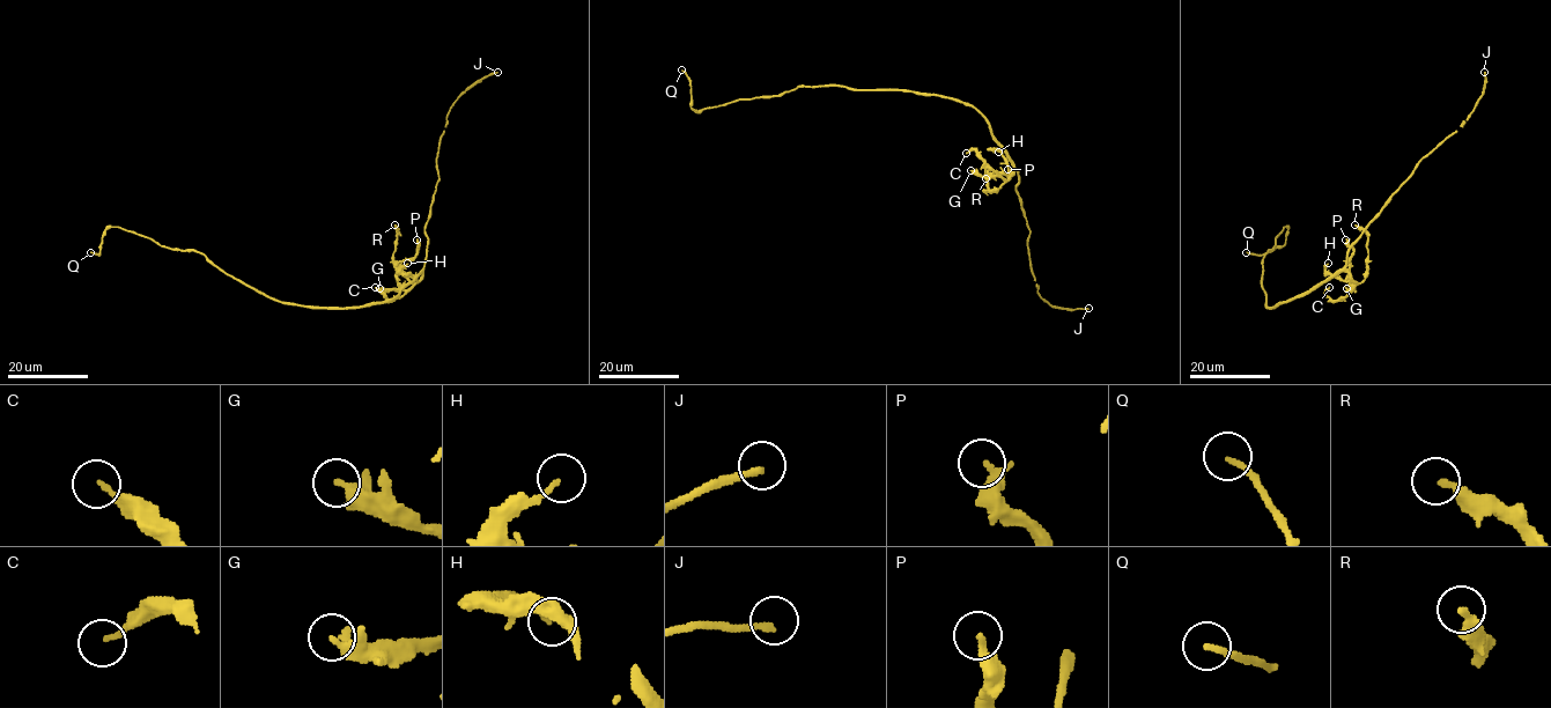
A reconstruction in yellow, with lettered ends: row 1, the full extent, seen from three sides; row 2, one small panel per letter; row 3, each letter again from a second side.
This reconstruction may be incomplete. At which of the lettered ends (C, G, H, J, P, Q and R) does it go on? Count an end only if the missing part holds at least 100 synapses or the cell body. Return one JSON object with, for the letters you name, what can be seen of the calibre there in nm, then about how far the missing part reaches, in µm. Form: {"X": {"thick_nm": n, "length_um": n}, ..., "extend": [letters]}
{"J": {"thick_nm": 190, "length_um": 90}, "extend": ["J"]}

